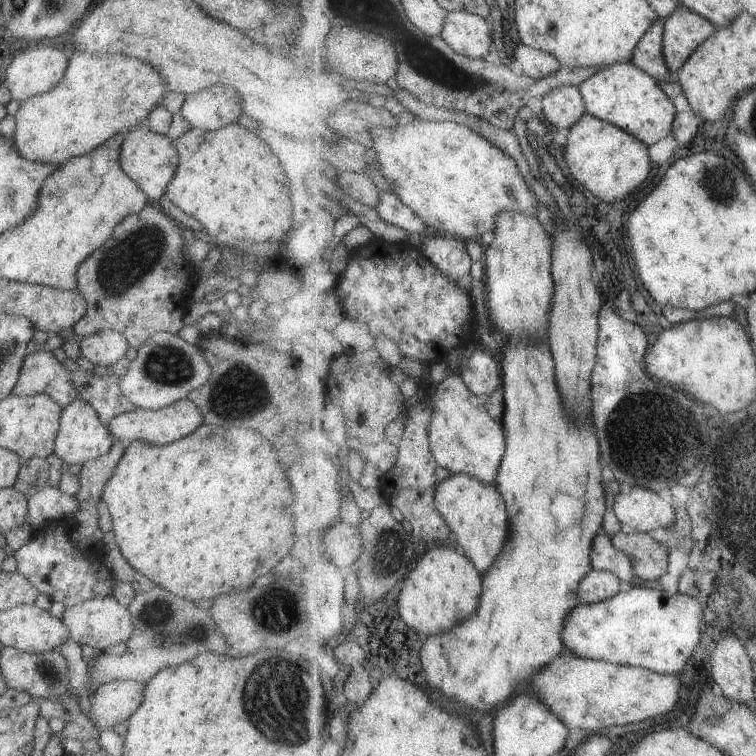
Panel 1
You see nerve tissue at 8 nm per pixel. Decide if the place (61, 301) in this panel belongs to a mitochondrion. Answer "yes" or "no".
no

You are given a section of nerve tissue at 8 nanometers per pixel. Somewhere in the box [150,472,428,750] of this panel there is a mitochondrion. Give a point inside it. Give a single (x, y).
(277, 696)

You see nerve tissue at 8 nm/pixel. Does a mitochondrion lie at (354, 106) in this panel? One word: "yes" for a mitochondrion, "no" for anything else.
no

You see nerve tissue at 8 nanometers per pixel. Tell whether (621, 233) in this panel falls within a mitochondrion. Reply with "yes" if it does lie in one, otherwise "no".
no

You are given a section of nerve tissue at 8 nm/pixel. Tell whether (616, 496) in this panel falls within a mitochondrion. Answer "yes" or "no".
no

